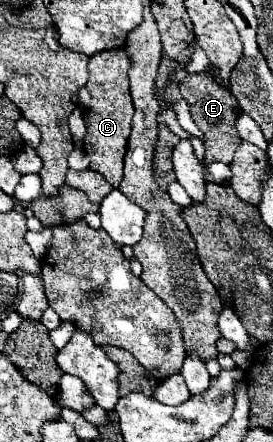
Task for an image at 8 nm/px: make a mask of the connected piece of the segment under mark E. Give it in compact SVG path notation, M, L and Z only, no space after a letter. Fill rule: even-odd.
M188 73L182 81L180 81L180 93L186 99L186 103L190 105L190 113L192 119L196 121L198 129L204 133L204 147L206 147L206 157L204 157L204 165L208 167L214 161L222 161L222 163L232 163L234 151L238 149L238 145L242 143L242 139L236 133L234 121L240 115L240 107L236 103L236 99L232 97L230 91L226 91L224 87L220 87L212 75L208 73Z

